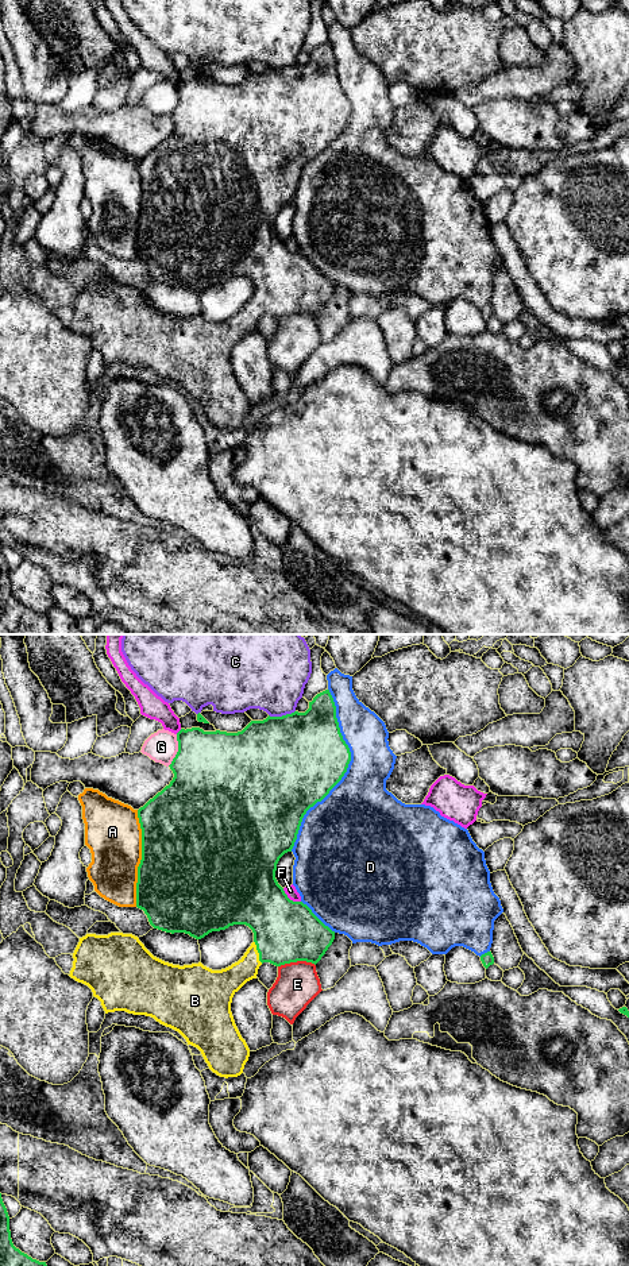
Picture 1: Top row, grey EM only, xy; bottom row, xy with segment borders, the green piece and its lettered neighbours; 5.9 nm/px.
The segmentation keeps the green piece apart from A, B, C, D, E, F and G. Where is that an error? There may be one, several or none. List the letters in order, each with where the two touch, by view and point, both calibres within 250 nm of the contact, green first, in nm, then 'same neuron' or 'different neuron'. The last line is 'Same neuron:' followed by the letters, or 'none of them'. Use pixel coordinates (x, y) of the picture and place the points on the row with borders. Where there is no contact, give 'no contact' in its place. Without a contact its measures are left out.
A: meets green in xy at (142, 859); 500 nm thick on the green side, 340 nm on the other; different neuron
B: meets green in xy at (258, 952); 380 nm thick on the green side, 160 nm on the other; same neuron
C: meets green in xy at (282, 716); 500 nm thick on the green side, 420 nm on the other; different neuron
D: meets green in xy at (346, 771); 480 nm thick on the green side, 400 nm on the other; different neuron
E: meets green in xy at (296, 961); 380 nm thick on the green side, 260 nm on the other; different neuron
F: meets green in xy at (289, 899); 380 nm thick on the green side, 70 nm on the other; different neuron
G: meets green in xy at (178, 751); 480 nm thick on the green side, 190 nm on the other; different neuron
Same neuron: B

